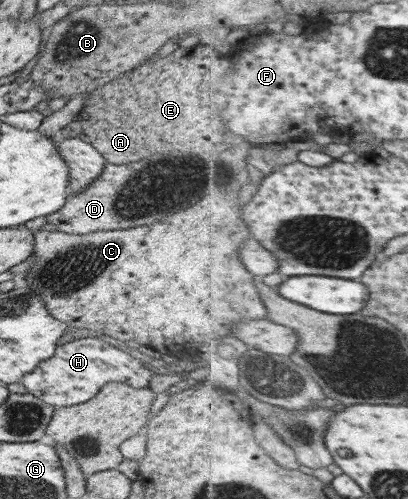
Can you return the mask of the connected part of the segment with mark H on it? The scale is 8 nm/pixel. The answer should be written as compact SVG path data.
M97 334L56 345L53 355L37 365L32 372L21 377L22 386L28 394L54 408L85 403L107 383L124 383L132 388L146 388L154 376L154 372L146 365L116 348L113 342L97 337Z

